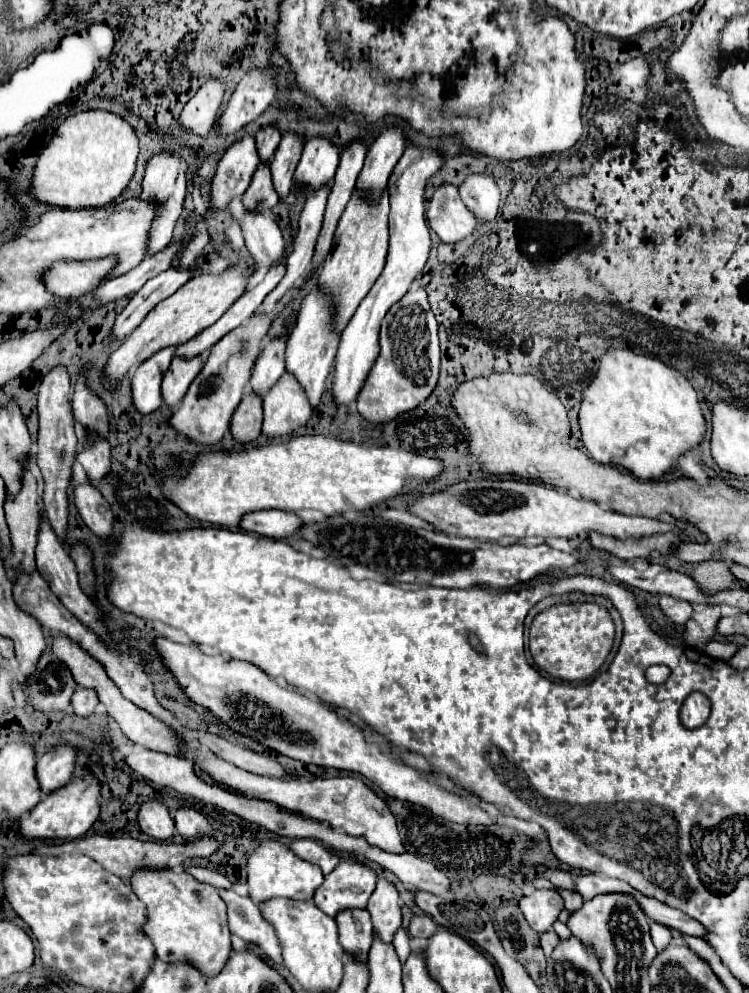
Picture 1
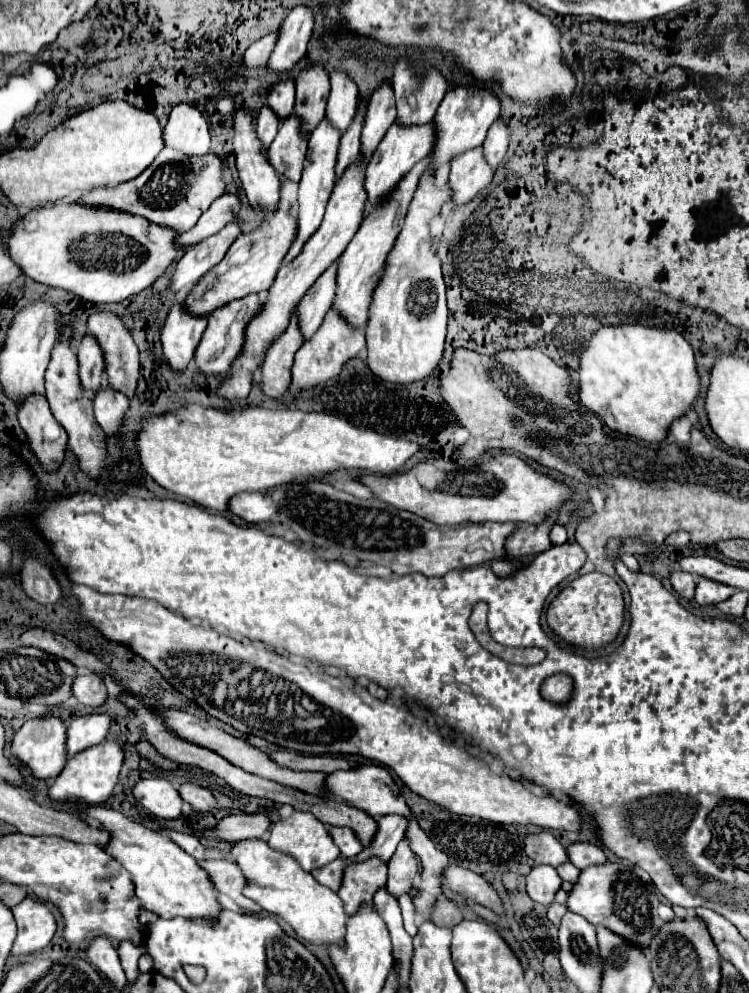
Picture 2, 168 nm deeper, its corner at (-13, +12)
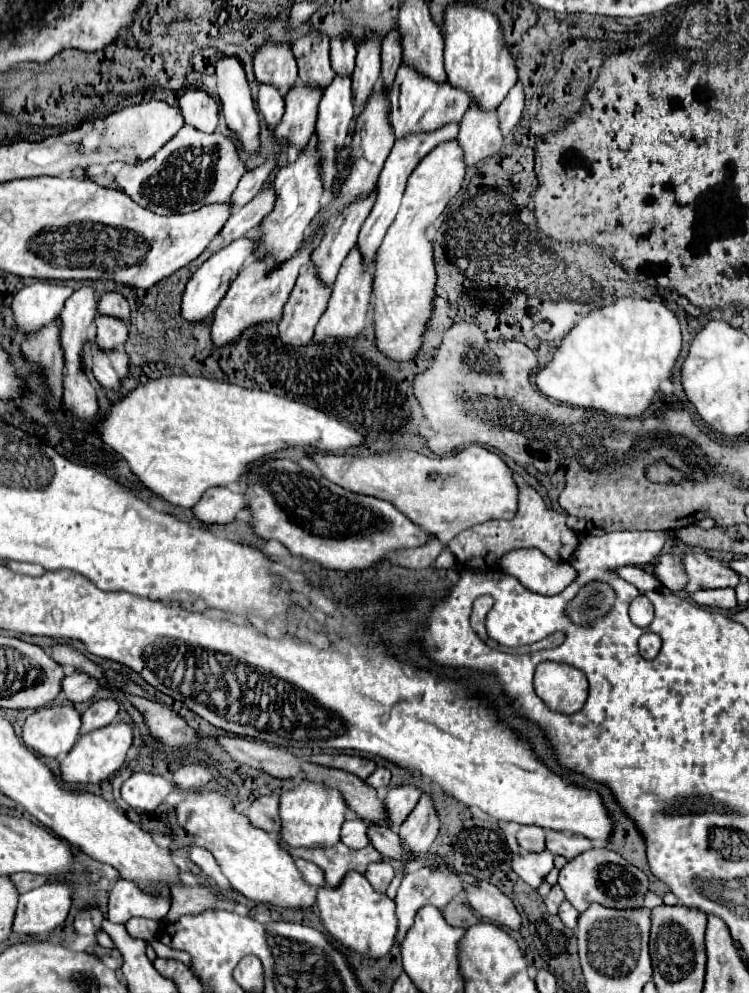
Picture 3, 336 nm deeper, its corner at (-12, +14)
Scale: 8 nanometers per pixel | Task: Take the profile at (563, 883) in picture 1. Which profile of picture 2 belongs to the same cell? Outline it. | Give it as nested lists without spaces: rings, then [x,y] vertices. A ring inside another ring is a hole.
[[[549,831],[529,833],[525,837],[525,853],[539,865],[559,867],[561,863],[569,861],[565,847]]]

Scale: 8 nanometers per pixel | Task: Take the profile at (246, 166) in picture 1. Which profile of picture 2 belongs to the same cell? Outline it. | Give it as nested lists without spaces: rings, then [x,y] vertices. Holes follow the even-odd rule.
[[[263,105],[259,111],[259,117],[257,117],[257,133],[259,133],[259,139],[263,141],[263,151],[267,151],[267,147],[275,139],[277,131],[279,131],[279,123],[281,121],[275,113],[271,113],[271,107]]]

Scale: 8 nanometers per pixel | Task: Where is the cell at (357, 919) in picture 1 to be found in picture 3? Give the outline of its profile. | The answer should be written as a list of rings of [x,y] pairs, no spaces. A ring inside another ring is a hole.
[[[342,843],[334,845],[334,849],[288,849],[288,851],[294,857],[314,861],[318,867],[322,867],[326,873],[326,883],[332,889],[336,889],[348,873],[356,871],[364,875],[370,863],[384,861],[384,857],[372,845],[360,851],[350,849]]]

